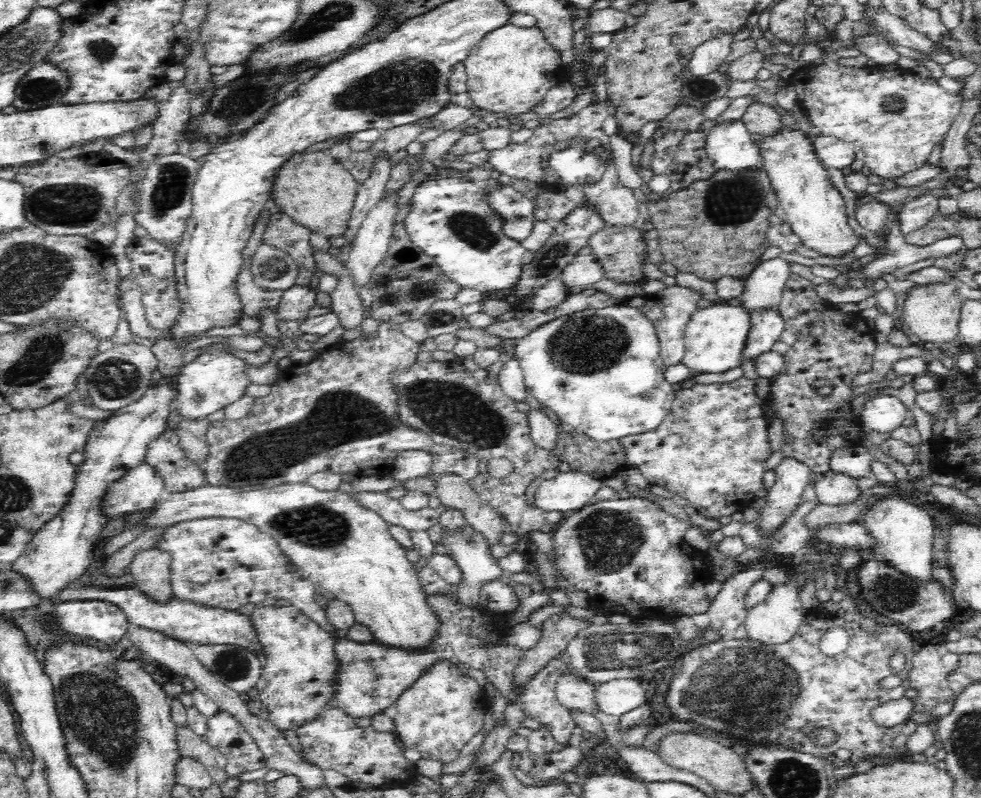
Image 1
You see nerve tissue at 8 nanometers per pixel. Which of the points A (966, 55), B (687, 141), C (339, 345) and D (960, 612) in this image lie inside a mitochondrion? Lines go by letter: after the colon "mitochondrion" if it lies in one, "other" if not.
A: other
B: other
C: other
D: other

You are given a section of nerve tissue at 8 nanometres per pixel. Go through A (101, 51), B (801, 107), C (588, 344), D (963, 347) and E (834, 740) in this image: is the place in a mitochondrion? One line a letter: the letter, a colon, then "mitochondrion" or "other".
A: mitochondrion
B: other
C: mitochondrion
D: other
E: other

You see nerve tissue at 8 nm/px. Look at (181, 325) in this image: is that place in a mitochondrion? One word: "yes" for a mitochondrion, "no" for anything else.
no

